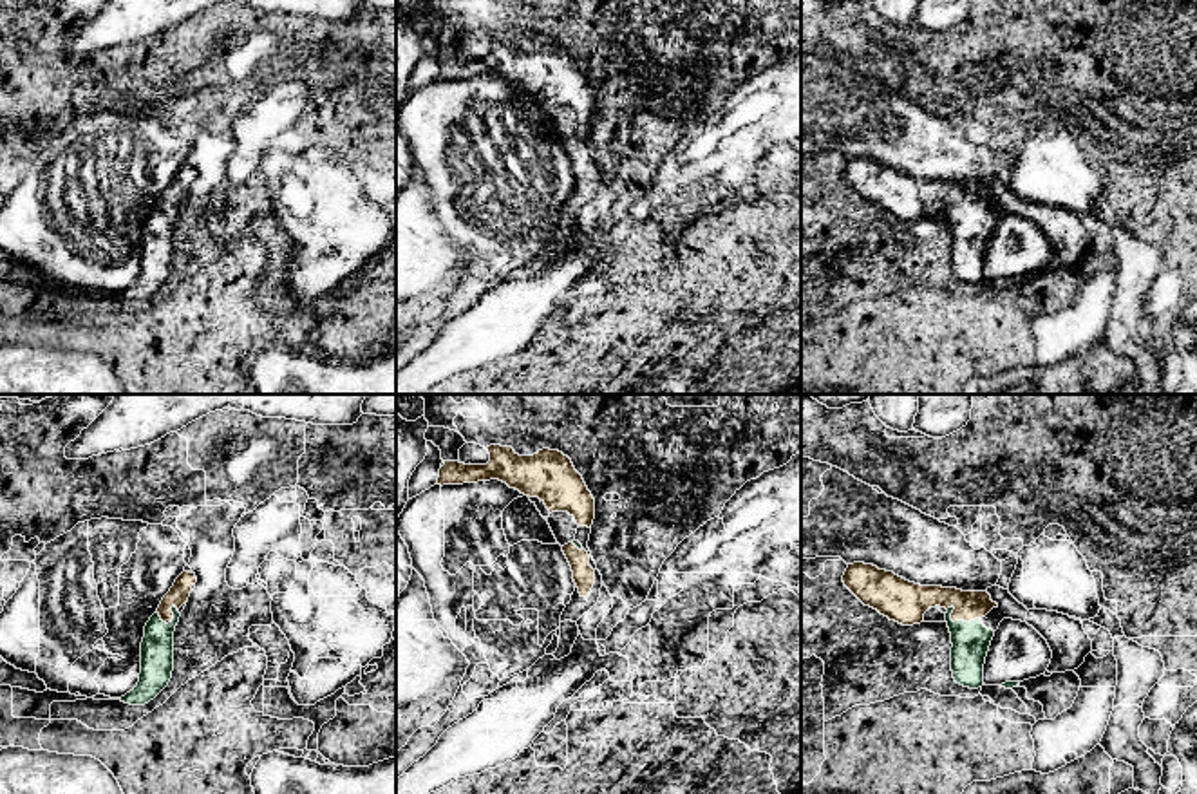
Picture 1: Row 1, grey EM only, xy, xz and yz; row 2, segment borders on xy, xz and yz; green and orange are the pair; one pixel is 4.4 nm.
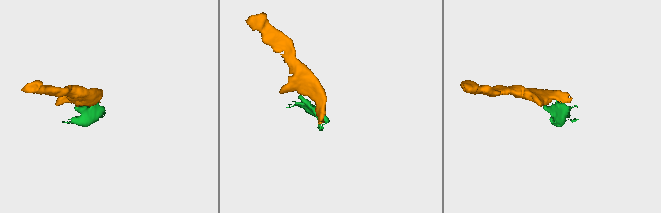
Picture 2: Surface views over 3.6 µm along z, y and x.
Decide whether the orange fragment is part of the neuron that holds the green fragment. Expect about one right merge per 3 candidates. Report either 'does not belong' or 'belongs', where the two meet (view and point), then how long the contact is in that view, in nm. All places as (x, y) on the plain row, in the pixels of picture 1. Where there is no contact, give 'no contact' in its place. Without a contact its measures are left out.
belongs | yz (959, 216) | 160 nm

